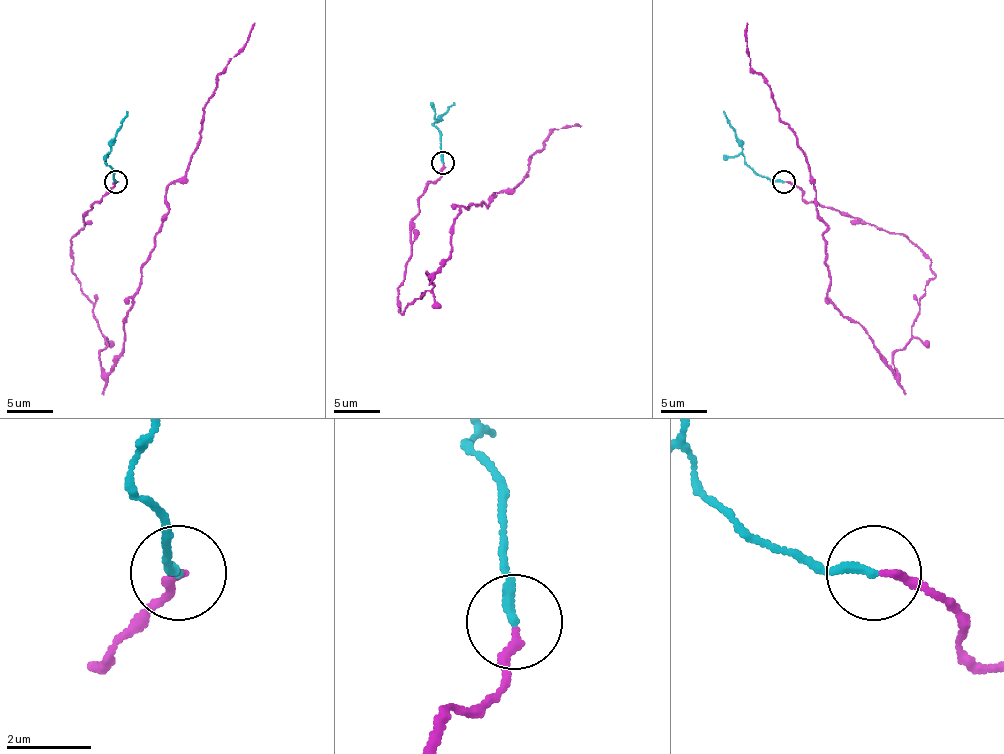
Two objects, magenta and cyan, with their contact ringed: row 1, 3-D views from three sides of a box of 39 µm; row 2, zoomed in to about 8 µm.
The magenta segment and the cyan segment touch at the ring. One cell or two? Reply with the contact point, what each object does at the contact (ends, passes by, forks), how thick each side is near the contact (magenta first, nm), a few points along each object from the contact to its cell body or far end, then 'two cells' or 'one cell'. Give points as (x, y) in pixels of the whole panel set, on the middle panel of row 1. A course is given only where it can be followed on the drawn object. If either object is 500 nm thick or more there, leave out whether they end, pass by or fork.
at (443, 162); magenta ends there; cyan ends there; 190 nm thick on the magenta side, 200 nm on the other; magenta runs (442, 163), (410, 230), (401, 313), (449, 257), (461, 207), (486, 207), (528, 175), (553, 128), (581, 126); cyan runs (442, 163), (440, 138), (433, 124), (454, 103); two cells

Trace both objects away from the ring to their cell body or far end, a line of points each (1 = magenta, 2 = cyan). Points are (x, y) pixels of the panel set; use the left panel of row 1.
1: (115, 181), (72, 238), (106, 372), (166, 190), (254, 22)
2: (115, 181), (106, 162), (111, 142), (127, 112)

